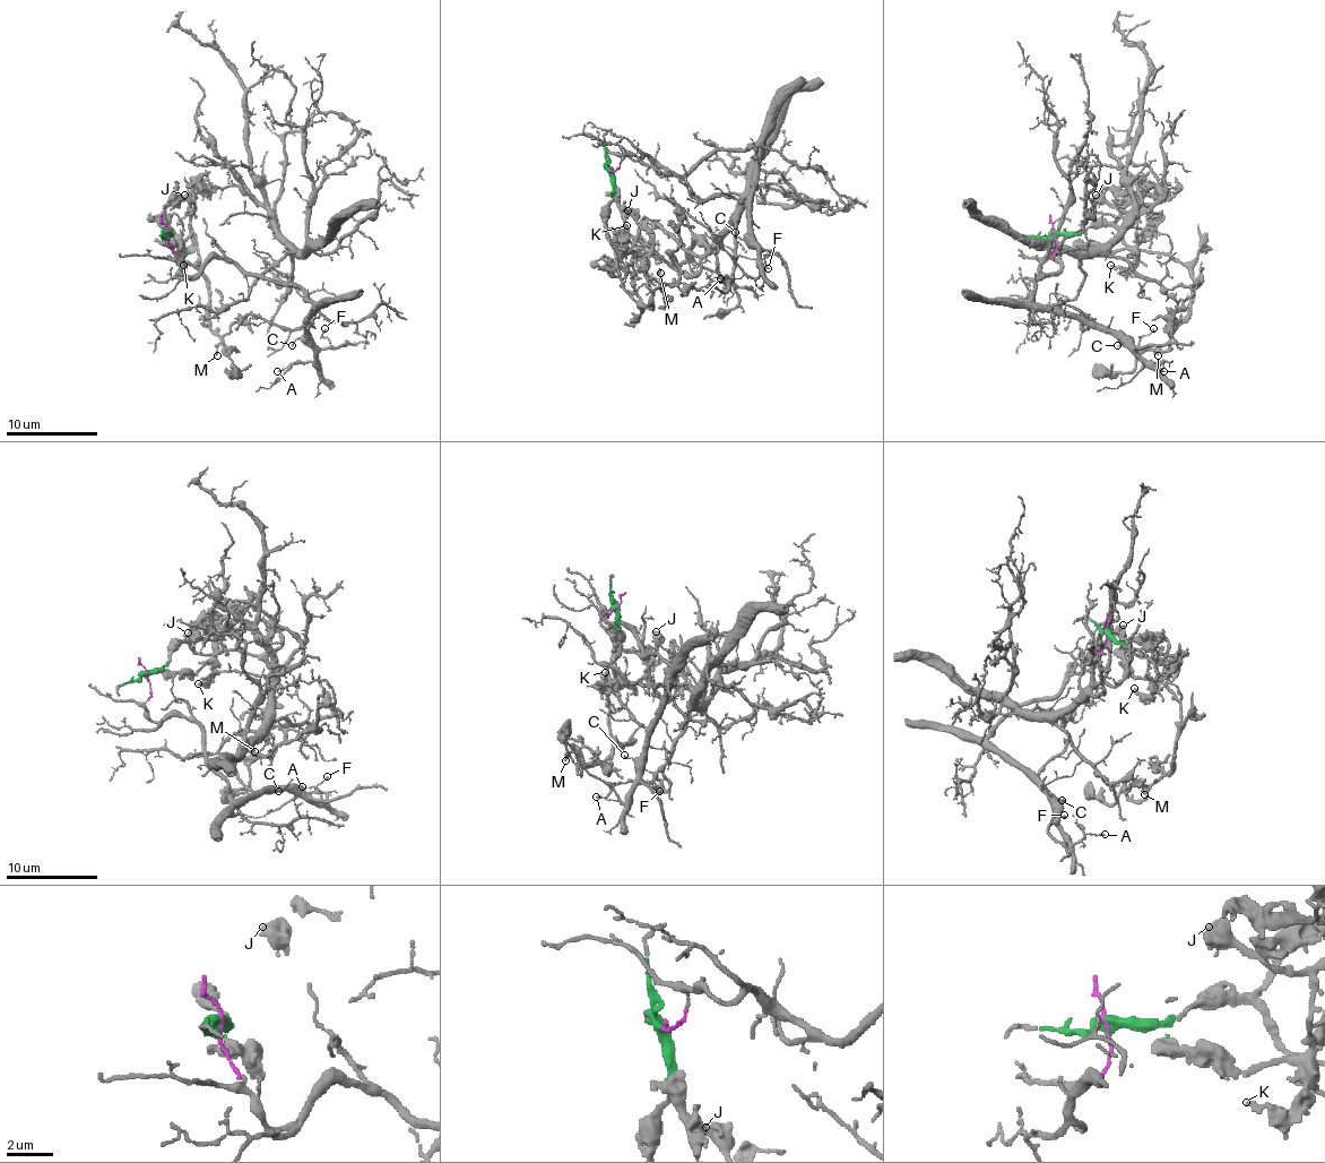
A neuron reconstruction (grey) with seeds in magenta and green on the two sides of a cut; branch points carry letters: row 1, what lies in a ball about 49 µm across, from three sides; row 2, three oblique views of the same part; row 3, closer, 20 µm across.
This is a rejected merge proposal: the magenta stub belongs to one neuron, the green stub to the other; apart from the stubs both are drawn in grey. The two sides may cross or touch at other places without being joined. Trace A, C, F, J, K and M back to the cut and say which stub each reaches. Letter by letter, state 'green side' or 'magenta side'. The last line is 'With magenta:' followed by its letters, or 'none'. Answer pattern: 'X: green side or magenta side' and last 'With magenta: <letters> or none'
A: magenta side
C: magenta side
F: magenta side
J: green side
K: green side
M: green side
With magenta: A, C, F

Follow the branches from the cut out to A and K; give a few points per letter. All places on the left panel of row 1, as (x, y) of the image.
A: (167, 233), (189, 275), (211, 259), (292, 282), (312, 302), (308, 344), (318, 364), (296, 360), (278, 371)
K: (167, 233), (182, 252), (184, 266)

